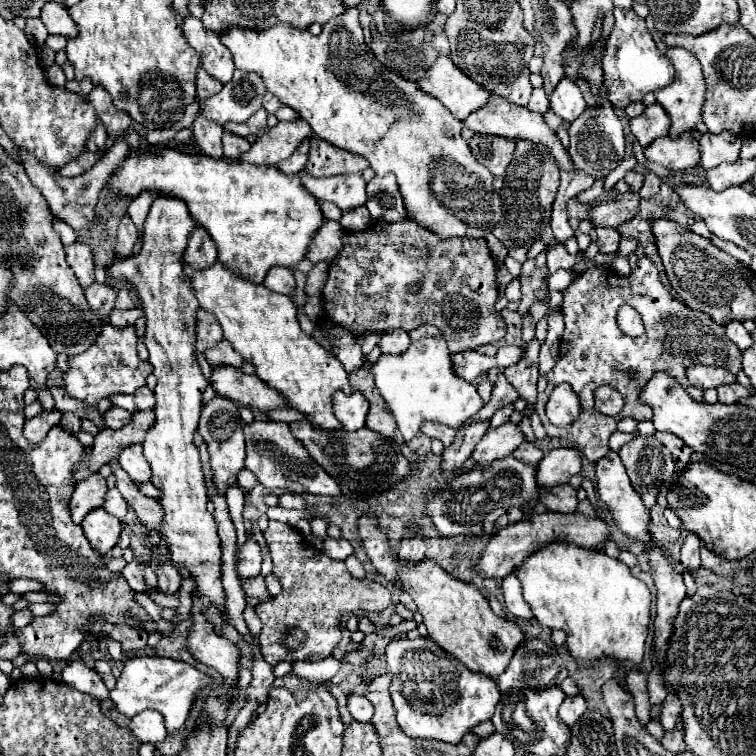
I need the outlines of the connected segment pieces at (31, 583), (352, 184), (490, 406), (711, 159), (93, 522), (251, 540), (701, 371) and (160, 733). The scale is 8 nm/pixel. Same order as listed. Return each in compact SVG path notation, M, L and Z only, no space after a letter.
M28 578L13 579L8 583L8 587L12 593L23 594L34 590L40 592L42 586L36 580L28 580Z
M300 172L304 188L318 200L334 202L342 212L354 210L366 204L366 182L362 176L328 176L312 178Z
M498 374L498 382L496 382L496 386L494 386L494 390L492 390L490 402L488 402L486 406L482 406L470 420L466 420L466 424L460 426L460 428L466 428L466 426L470 426L470 424L474 424L474 422L490 420L490 416L492 416L498 408L502 408L502 406L506 406L506 404L512 404L516 398L518 398L518 396L516 396L516 390L504 380L502 374Z
M732 132L722 134L702 134L700 138L700 166L714 168L722 162L736 162L742 140Z
M96 508L92 512L88 512L88 516L82 520L82 528L84 534L88 536L90 544L100 552L106 554L108 550L112 550L118 542L120 536L120 520L116 520L116 516L108 514L104 508Z
M248 536L242 552L240 552L240 562L238 562L238 574L242 578L254 578L260 574L260 564L262 564L262 556L260 556L260 548L254 536Z
M694 364L686 370L686 378L692 386L700 388L700 390L708 390L708 388L718 388L720 384L730 384L736 380L736 376L732 376L730 372L726 372L724 368L716 368L716 366L706 366L706 364Z
M154 710L140 712L140 716L134 716L128 728L142 742L150 742L150 744L164 742L164 738L168 736L166 726L164 726L164 716L160 716L160 712L154 712Z

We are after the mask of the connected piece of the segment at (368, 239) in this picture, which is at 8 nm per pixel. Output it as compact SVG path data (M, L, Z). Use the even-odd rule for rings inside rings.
M380 220L372 222L364 232L348 232L344 236L344 250L338 260L332 262L324 286L326 316L350 332L386 332L390 328L408 332L420 324L434 324L446 338L450 352L474 350L480 344L492 344L506 336L504 318L494 308L496 298L496 264L484 238L438 238L414 220L400 220L396 224L384 224L384 220ZM414 282L420 284L418 292L408 290Z

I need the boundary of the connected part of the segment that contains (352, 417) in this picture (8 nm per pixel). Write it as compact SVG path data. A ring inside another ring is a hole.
M342 390L334 392L334 414L346 430L358 430L366 422L368 400L360 392L344 394Z

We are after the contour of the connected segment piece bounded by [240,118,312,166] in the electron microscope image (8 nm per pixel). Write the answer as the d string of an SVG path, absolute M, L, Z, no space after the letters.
M298 118L296 122L278 122L274 128L264 132L250 146L250 150L240 156L240 160L246 160L250 164L274 166L280 160L288 158L298 148L300 140L308 138L310 134L312 128L302 118Z

